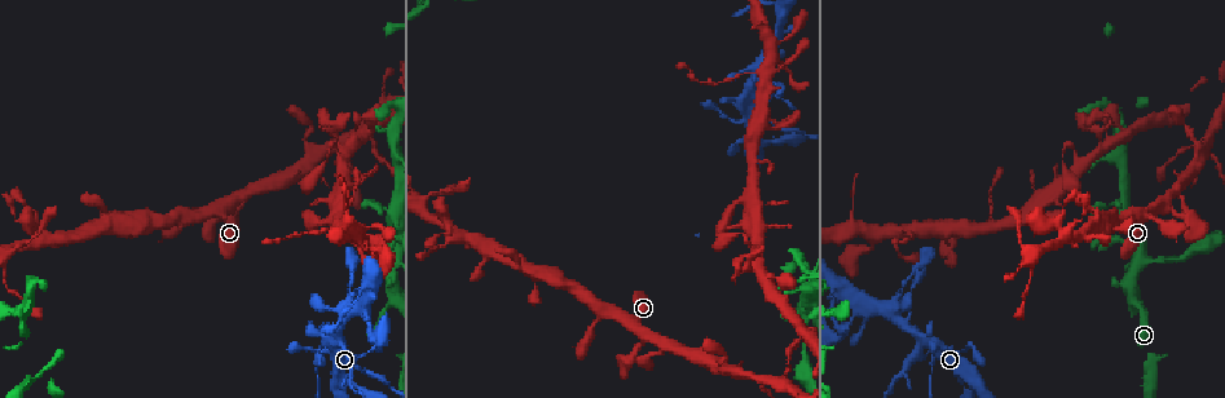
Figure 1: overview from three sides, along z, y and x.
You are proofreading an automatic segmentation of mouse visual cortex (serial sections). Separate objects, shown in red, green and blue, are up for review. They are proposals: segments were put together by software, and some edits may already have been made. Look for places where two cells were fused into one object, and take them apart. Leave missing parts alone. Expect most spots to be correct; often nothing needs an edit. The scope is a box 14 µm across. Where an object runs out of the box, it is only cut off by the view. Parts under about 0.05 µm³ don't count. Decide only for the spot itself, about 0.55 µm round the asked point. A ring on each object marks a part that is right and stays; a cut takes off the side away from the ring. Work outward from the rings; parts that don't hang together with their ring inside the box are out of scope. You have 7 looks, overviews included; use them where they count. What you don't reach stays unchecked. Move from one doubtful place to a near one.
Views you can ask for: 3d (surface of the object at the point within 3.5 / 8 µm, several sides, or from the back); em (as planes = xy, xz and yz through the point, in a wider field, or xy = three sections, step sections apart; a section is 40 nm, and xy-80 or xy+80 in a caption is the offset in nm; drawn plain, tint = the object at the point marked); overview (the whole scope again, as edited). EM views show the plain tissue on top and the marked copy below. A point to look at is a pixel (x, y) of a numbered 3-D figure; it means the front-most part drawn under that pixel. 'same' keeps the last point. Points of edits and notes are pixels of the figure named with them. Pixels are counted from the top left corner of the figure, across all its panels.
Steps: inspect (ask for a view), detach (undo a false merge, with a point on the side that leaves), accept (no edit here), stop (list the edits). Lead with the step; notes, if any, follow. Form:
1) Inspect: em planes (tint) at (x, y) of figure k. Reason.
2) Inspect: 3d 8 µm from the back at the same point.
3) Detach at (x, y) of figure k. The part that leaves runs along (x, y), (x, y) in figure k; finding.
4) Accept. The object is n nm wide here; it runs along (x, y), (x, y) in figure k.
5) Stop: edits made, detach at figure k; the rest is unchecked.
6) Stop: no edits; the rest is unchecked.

Inspect: 3d 3.5 µm at (534, 291) of figure 1. Calibre changes.

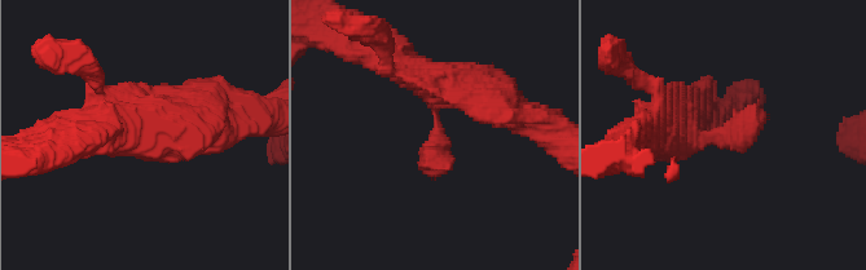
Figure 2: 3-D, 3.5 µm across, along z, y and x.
Inspect: em xy step 3 (tint) at (438, 137) of figure 2.

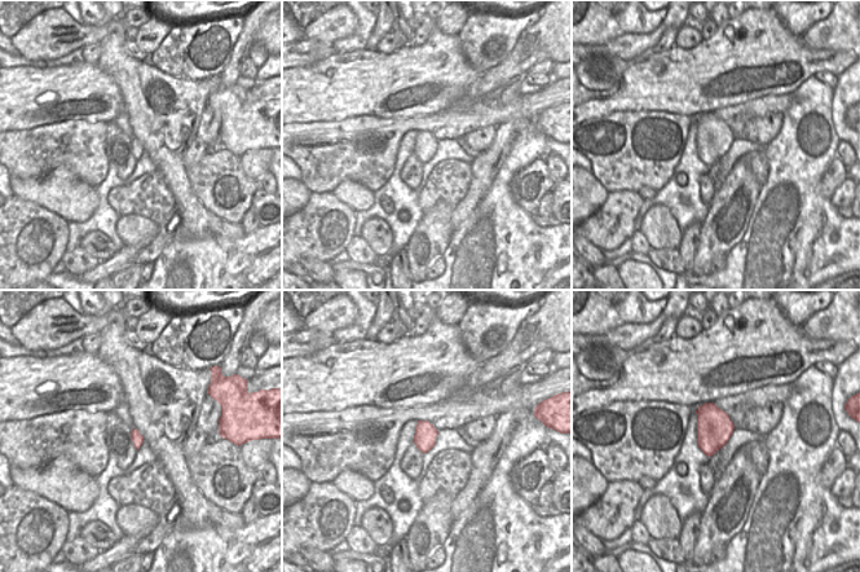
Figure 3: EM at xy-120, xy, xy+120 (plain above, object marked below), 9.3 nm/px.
Inspect: em xy step 1 (tint) at the same point.

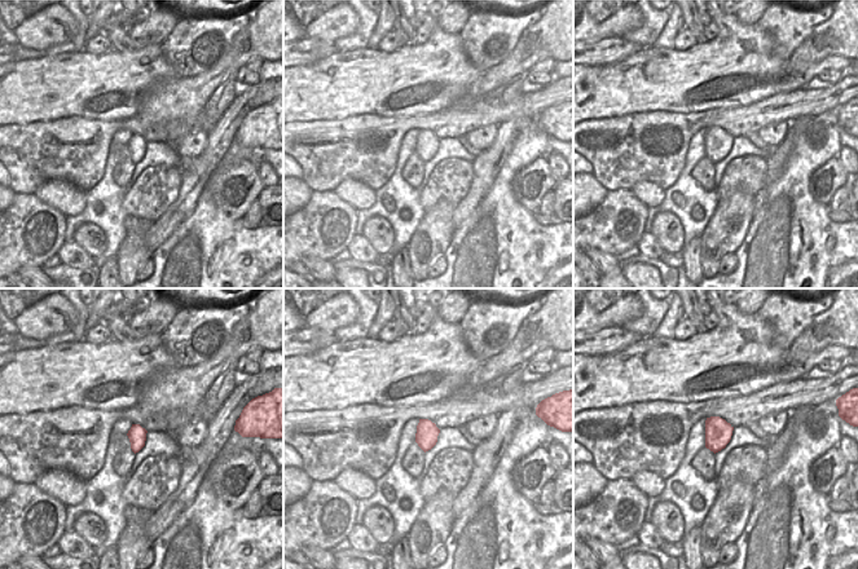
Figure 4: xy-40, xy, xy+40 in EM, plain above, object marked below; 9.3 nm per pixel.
Accept. It runs along (676, 125), (725, 137), (759, 98) in figure 2; all the same cell.

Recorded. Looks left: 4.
Inspect: 3d 3.5 µm at (1117, 207) of figure 1. Sharp bend.

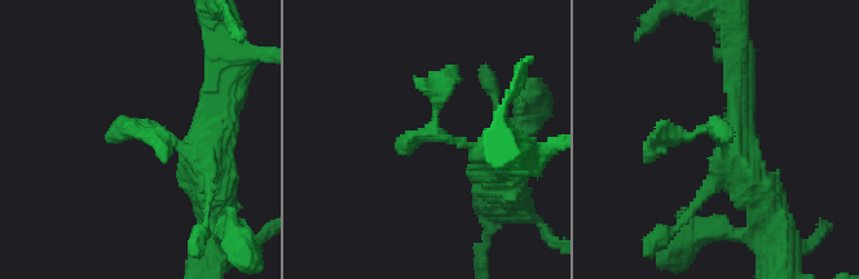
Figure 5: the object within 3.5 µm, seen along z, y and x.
Inspect: em xy step 1 (tint) at (439, 138) of figure 5. Shape alone is not enough.

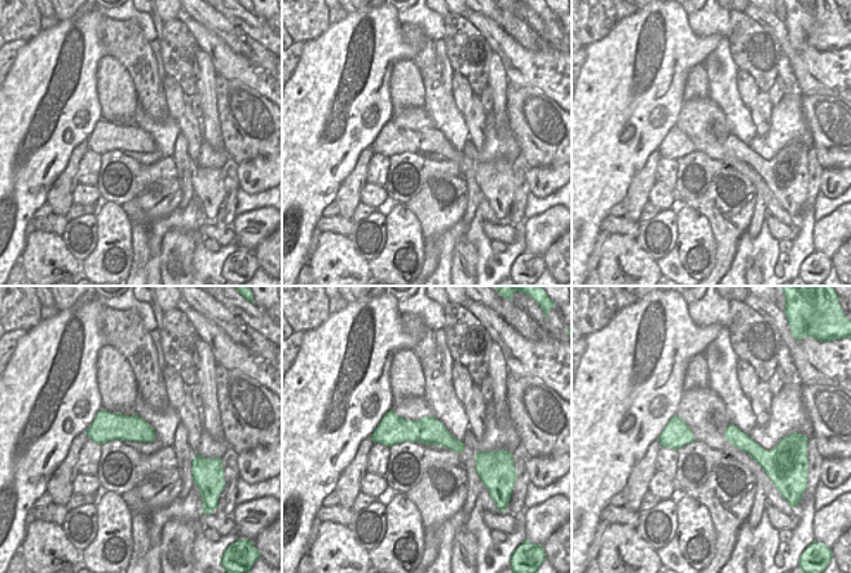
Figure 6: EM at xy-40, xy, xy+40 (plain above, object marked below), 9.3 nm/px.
Inspect: em xy step 3 (tint) at the same point.

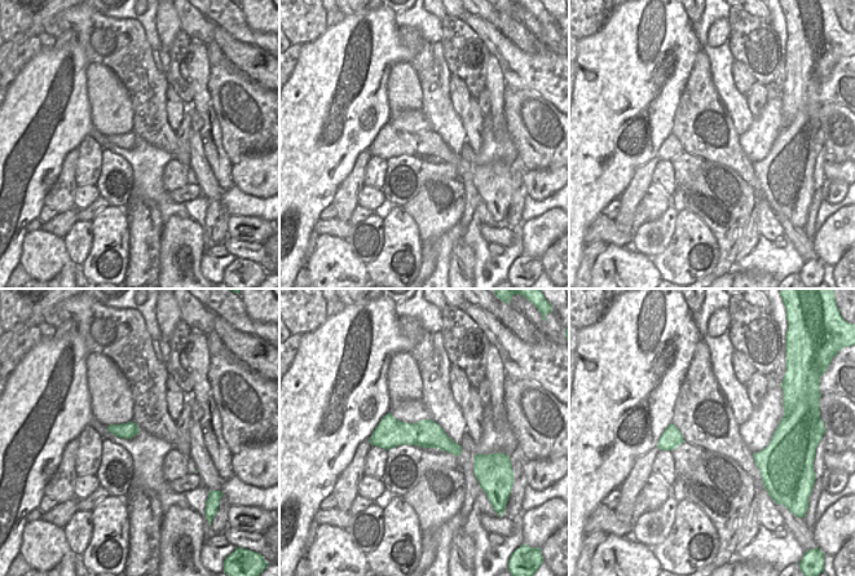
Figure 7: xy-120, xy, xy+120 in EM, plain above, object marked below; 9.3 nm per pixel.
Accept. It runs along (500, 165), (436, 133), (452, 70) in figure 5; all the same cell.

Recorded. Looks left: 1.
Stop: no edits; the rest is unchecked.

